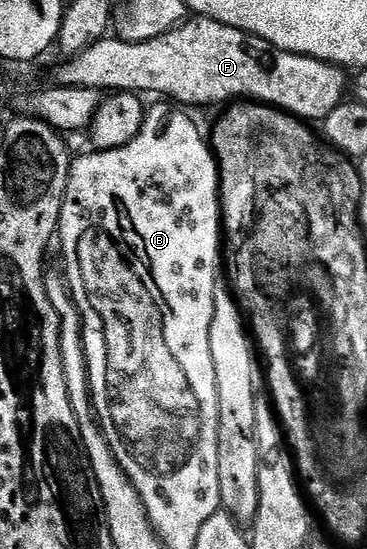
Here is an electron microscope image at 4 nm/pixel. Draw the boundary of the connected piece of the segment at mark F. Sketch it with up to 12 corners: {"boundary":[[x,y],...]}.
{"boundary":[[207,17],[105,37],[55,86],[323,121],[345,68]]}

